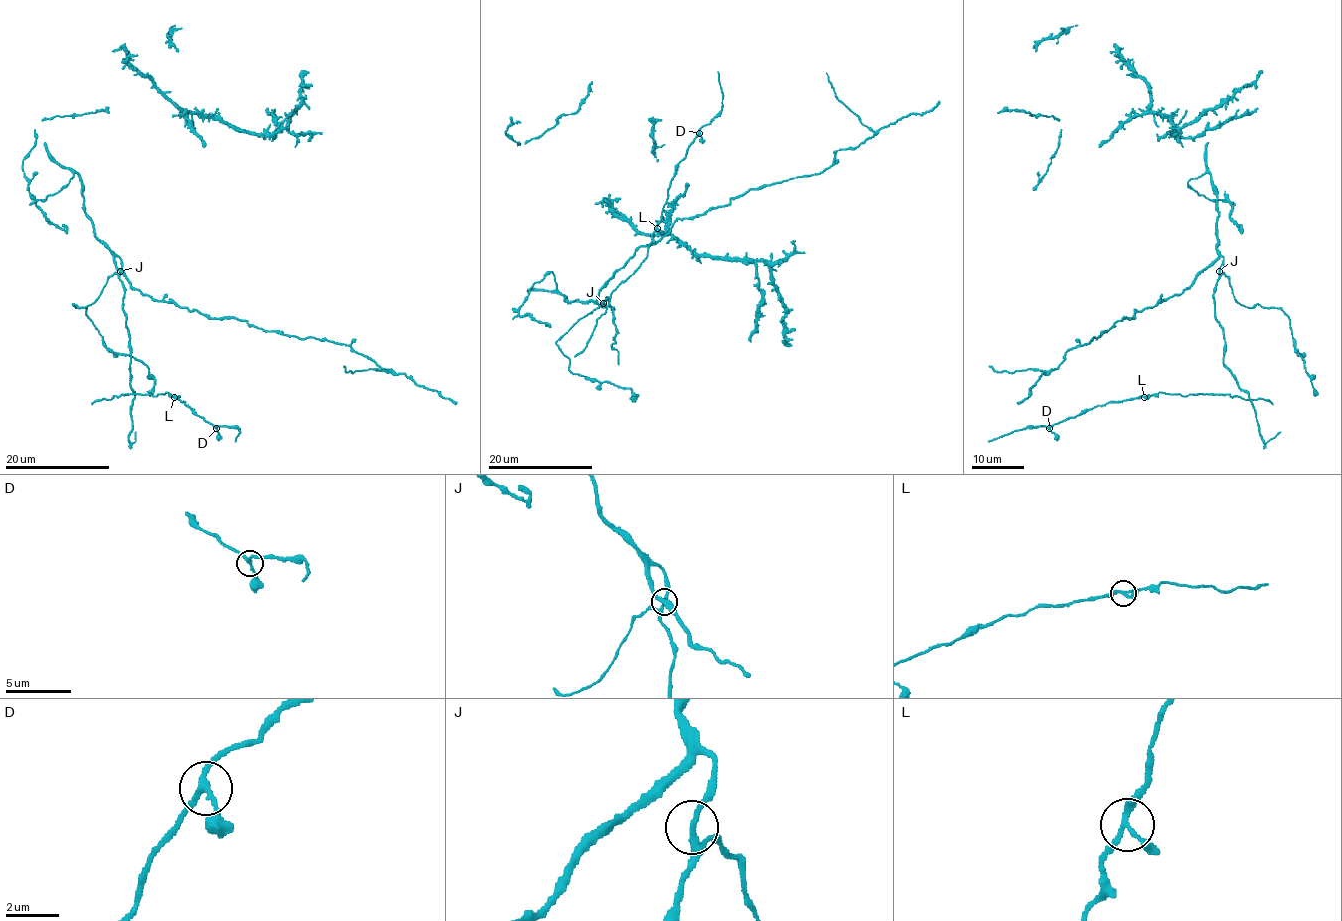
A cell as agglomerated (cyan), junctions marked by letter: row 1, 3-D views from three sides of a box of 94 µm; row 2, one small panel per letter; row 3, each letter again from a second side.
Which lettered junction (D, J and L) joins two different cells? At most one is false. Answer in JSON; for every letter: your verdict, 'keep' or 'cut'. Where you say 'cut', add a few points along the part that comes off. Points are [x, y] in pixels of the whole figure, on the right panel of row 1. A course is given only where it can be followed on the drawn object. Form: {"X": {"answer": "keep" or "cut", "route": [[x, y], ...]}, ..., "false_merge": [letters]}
{"D": {"answer": "keep"}, "J": {"answer": "keep"}, "L": {"answer": "keep"}, "false_merge": []}

